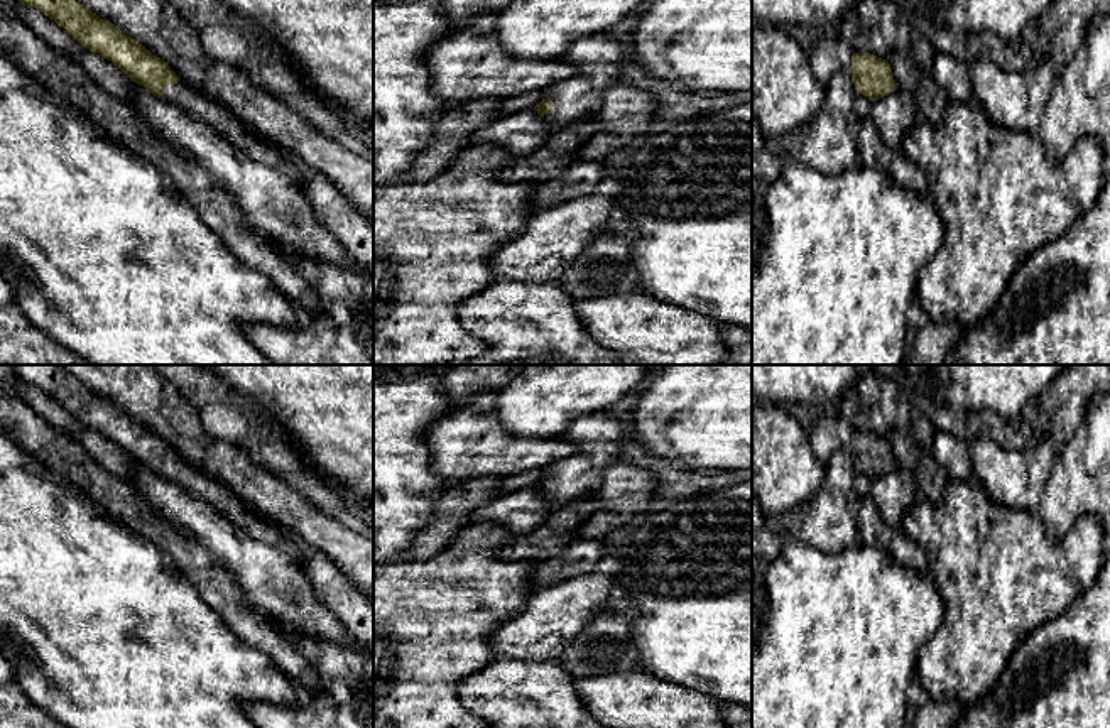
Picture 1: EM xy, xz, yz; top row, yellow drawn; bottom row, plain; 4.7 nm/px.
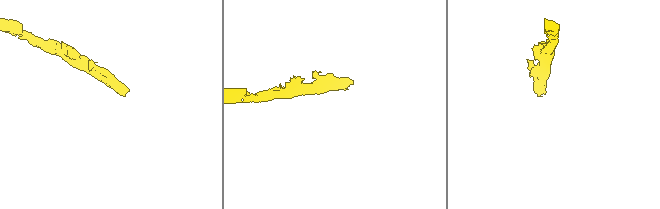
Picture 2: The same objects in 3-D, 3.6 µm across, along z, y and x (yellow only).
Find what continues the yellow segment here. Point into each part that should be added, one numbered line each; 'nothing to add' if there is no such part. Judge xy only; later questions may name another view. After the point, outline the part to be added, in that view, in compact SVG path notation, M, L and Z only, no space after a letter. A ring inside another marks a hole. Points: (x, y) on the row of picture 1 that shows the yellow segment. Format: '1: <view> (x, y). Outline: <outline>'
1: xy (212, 112). Outline: M182 79L176 84L162 86L162 93L164 100L179 105L184 111L203 120L253 160L284 172L292 182L299 177L296 167L286 155L277 152L275 145L253 133L221 101L208 98L198 90L188 86Z

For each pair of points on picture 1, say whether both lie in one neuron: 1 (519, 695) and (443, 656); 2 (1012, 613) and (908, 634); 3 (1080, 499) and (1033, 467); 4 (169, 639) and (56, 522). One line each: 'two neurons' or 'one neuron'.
1: two neurons
2: two neurons
3: two neurons
4: one neuron

